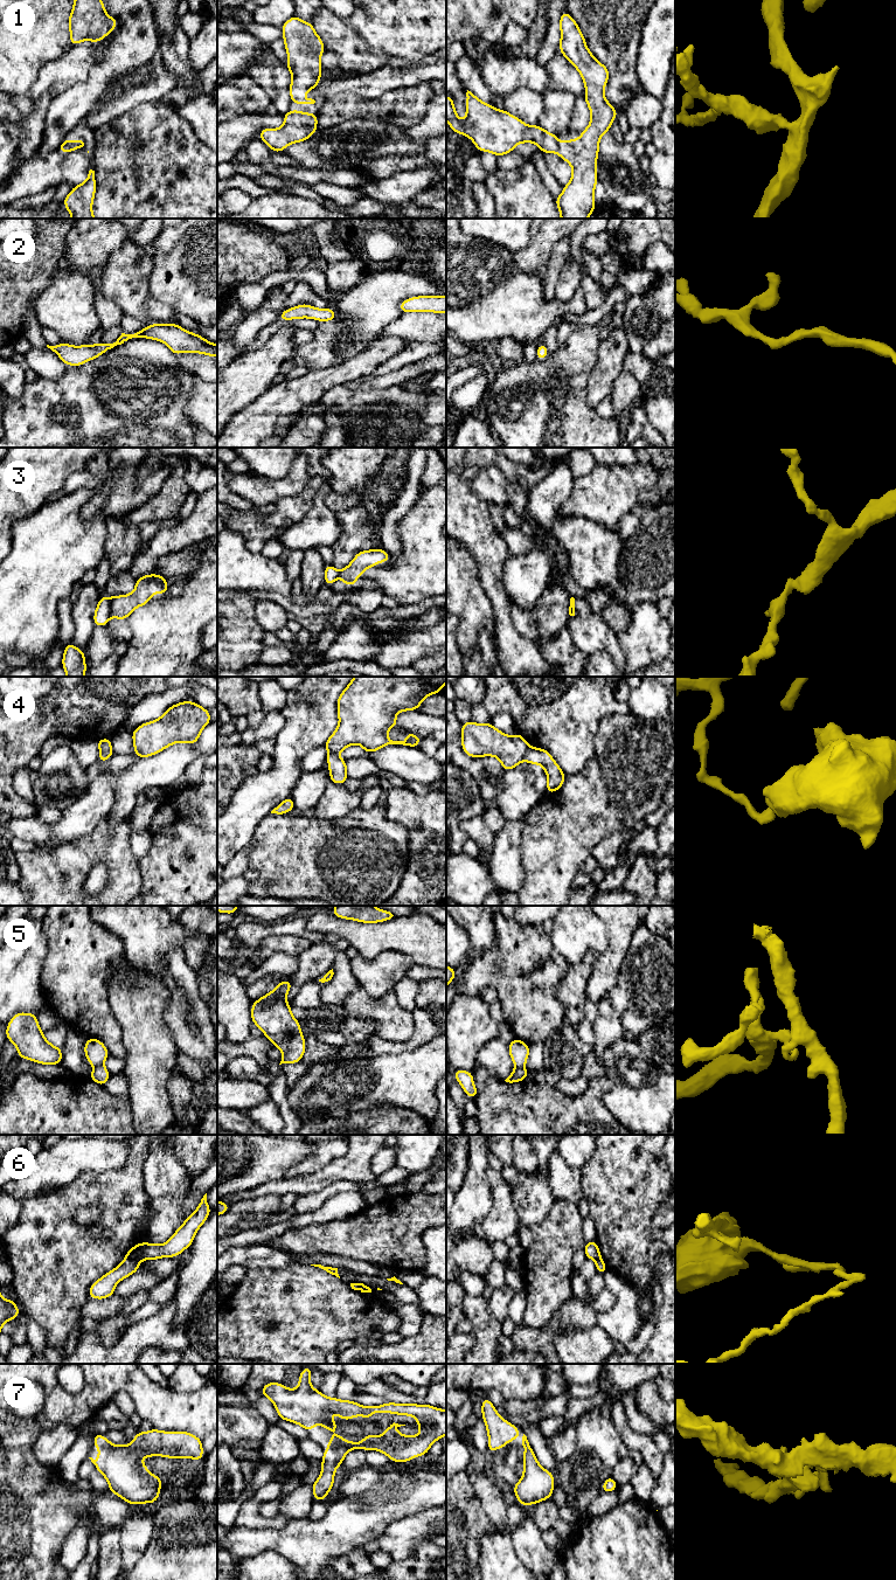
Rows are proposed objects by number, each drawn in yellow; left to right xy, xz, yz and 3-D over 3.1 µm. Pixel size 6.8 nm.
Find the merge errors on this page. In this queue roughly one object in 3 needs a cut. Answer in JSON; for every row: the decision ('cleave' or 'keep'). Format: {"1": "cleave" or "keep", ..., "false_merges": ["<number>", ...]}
{"1": "keep", "2": "keep", "3": "cleave", "4": "cleave", "5": "cleave", "6": "cleave", "7": "keep", "false_merges": ["3", "4", "5", "6"]}

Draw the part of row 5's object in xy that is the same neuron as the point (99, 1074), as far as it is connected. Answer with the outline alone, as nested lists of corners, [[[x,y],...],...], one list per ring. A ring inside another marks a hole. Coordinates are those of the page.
[[[103,1063],[95,1065],[90,1074],[90,1079],[100,1086],[105,1086],[110,1076],[111,1074],[109,1073],[109,1070],[105,1068]]]

